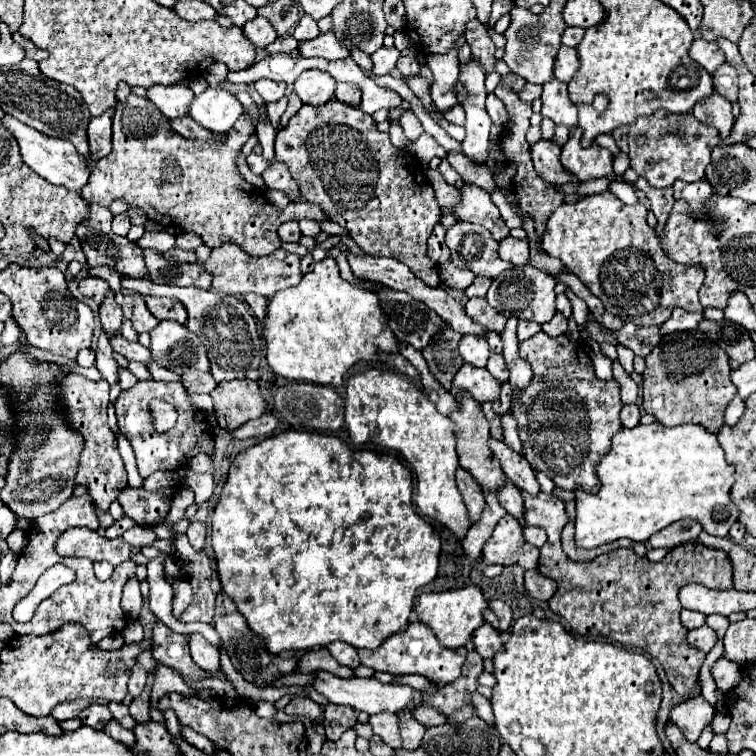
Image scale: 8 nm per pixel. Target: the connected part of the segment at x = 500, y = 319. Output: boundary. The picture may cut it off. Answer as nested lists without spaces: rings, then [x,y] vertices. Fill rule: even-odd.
[[[470,298],[466,302],[466,314],[476,324],[482,324],[484,328],[490,328],[494,332],[502,332],[502,328],[506,326],[506,316],[502,316],[500,312],[494,312],[494,308],[486,304],[486,298]]]

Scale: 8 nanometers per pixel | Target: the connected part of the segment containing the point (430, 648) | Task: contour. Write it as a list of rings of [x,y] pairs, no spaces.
[[[412,622],[404,632],[392,634],[386,642],[382,642],[380,648],[376,650],[358,650],[360,662],[368,668],[374,668],[378,672],[388,672],[388,674],[422,674],[432,682],[452,682],[454,678],[460,676],[460,668],[466,660],[466,648],[442,648],[436,640],[436,636],[426,628],[422,622]]]

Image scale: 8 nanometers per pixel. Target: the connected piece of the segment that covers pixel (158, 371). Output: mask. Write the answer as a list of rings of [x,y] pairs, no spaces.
[[[148,362],[148,364],[146,364],[146,368],[150,370],[150,374],[152,374],[152,378],[154,378],[154,380],[164,380],[164,382],[178,380],[178,382],[180,382],[180,376],[178,376],[178,374],[172,374],[170,370],[166,370],[166,368],[158,366],[158,362]]]

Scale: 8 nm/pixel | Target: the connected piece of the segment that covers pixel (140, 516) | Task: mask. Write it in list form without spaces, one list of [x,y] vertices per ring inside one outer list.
[[[124,486],[118,492],[118,502],[128,518],[132,518],[140,526],[154,526],[162,518],[166,518],[172,496],[164,496],[160,492],[150,492],[144,486],[132,488]]]

